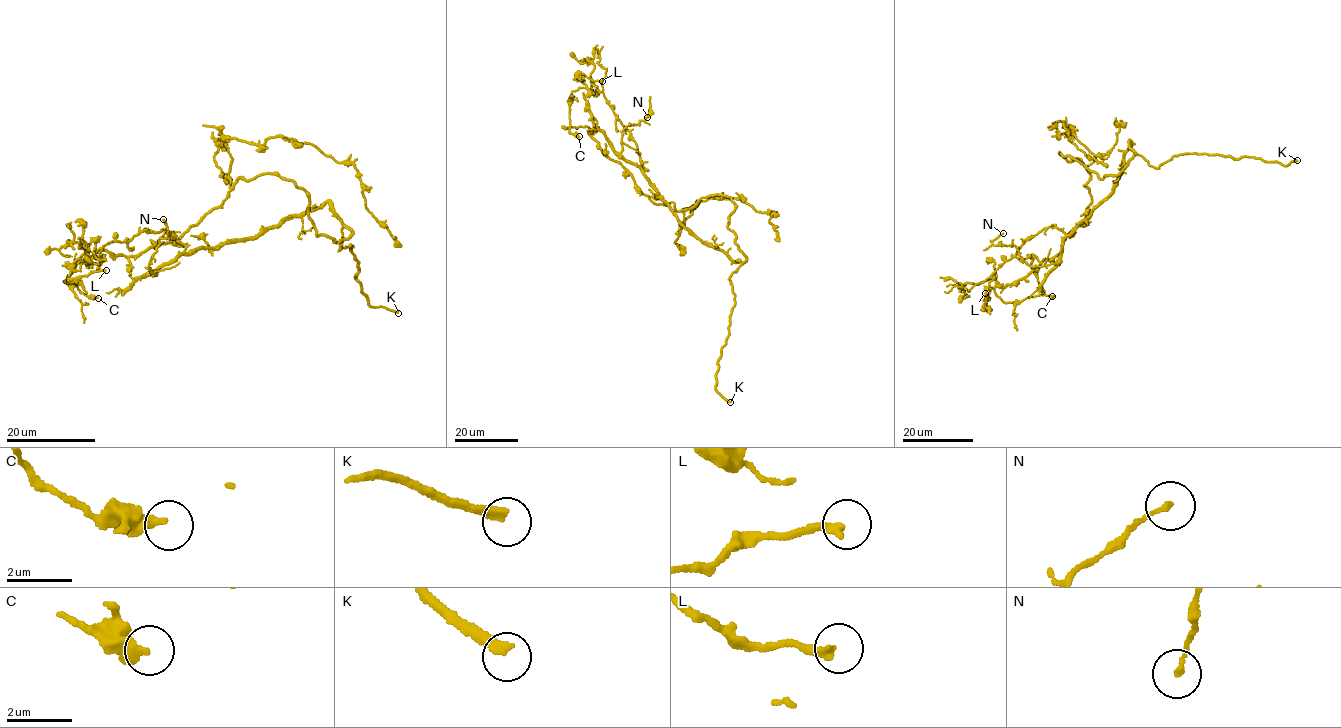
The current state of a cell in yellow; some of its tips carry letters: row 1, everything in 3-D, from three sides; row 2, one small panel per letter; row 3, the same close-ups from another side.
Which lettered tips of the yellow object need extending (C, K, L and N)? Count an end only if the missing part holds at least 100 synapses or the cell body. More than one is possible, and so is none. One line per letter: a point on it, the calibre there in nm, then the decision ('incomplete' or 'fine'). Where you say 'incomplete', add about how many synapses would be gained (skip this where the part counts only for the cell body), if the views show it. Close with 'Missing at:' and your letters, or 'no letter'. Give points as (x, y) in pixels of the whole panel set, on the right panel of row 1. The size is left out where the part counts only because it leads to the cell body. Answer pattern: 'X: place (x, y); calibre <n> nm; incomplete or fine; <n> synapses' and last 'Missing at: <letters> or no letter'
C: place (1052, 296); calibre 360 nm; fine
K: place (1297, 160); calibre 240 nm; incomplete
L: place (985, 293); calibre 240 nm; fine
N: place (1003, 233); calibre 140 nm; fine
Missing at: K

